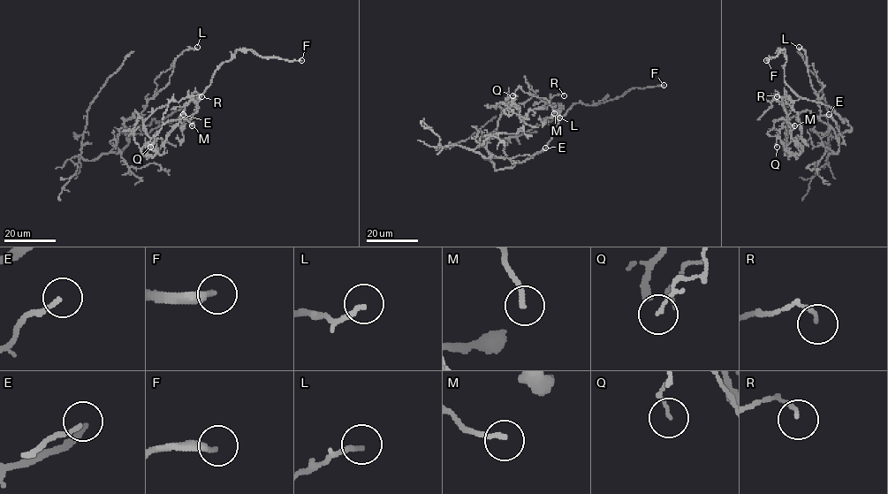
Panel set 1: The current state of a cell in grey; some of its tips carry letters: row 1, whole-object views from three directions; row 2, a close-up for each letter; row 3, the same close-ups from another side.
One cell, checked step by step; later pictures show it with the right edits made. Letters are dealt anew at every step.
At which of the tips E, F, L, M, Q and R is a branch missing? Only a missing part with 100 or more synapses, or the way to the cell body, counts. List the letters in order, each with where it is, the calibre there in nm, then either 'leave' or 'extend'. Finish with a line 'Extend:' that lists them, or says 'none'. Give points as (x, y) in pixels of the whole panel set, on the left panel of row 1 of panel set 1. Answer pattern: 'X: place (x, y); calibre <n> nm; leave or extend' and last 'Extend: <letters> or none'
E: place (183, 114); calibre 140 nm; leave
F: place (301, 60); calibre 280 nm; extend
L: place (197, 47); calibre 170 nm; leave
M: place (192, 125); calibre 180 nm; leave
Q: place (150, 147); calibre 70 nm; leave
R: place (201, 96); calibre 130 nm; leave
Extend: F

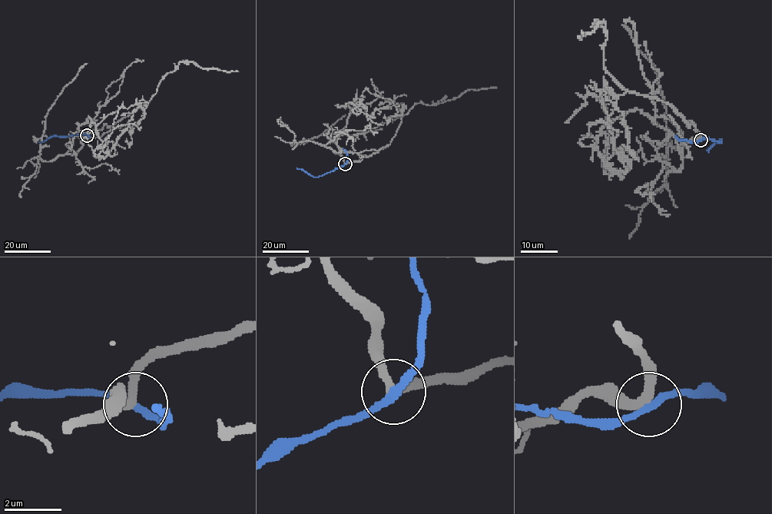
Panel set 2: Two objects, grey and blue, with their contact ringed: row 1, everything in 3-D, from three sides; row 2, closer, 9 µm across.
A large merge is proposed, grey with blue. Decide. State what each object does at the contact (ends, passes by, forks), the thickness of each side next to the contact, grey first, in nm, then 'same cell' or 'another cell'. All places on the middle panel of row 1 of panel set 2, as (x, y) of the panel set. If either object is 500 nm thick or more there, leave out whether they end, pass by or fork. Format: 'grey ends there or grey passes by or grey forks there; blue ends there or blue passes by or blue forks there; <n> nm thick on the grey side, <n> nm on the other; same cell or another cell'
grey passes by; blue passes by; 280 nm thick on the grey side, 240 nm on the other; same cell

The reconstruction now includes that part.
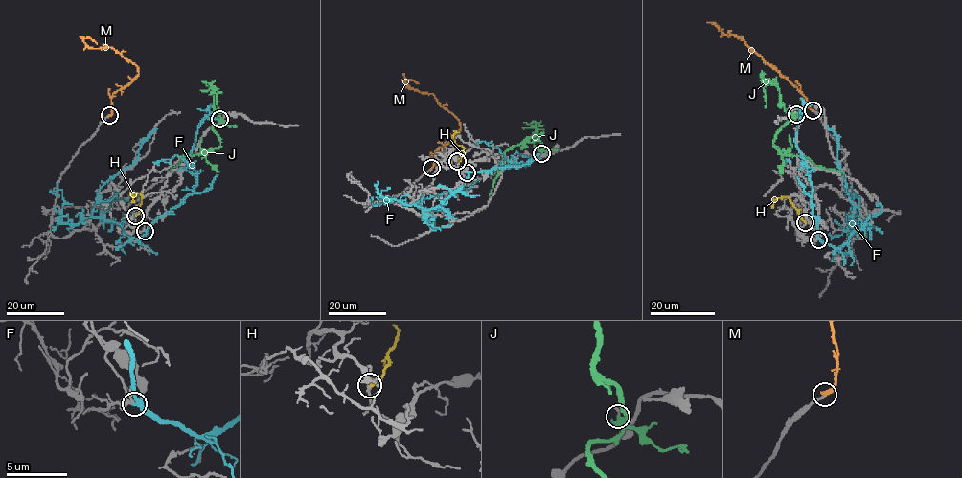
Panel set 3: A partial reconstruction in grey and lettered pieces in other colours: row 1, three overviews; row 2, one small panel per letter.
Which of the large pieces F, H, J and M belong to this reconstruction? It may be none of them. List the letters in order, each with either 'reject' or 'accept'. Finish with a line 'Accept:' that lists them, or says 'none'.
F: reject
H: reject
J: reject
M: accept
Accept: M

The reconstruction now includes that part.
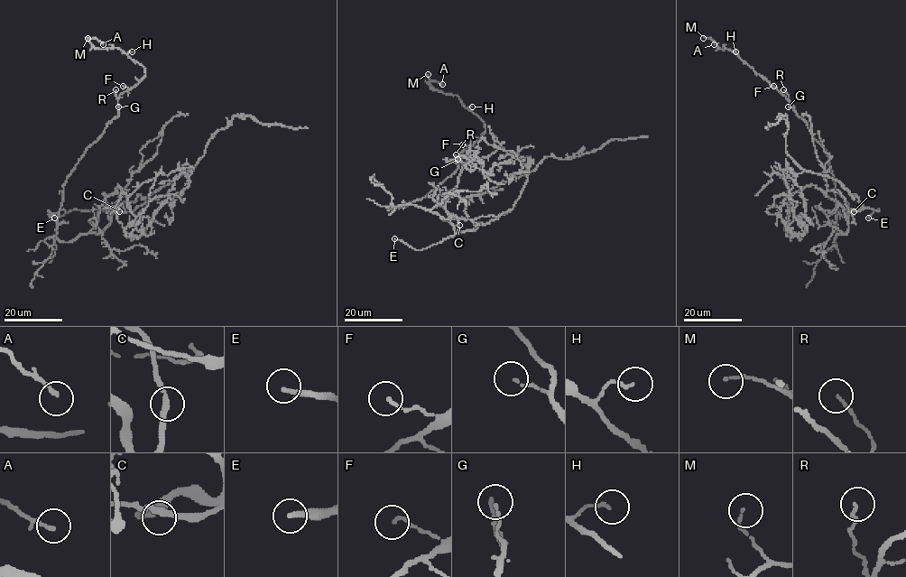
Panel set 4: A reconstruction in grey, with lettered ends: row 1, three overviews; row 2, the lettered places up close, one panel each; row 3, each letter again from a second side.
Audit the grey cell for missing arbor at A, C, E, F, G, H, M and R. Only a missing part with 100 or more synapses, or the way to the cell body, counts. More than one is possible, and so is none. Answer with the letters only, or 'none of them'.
E

